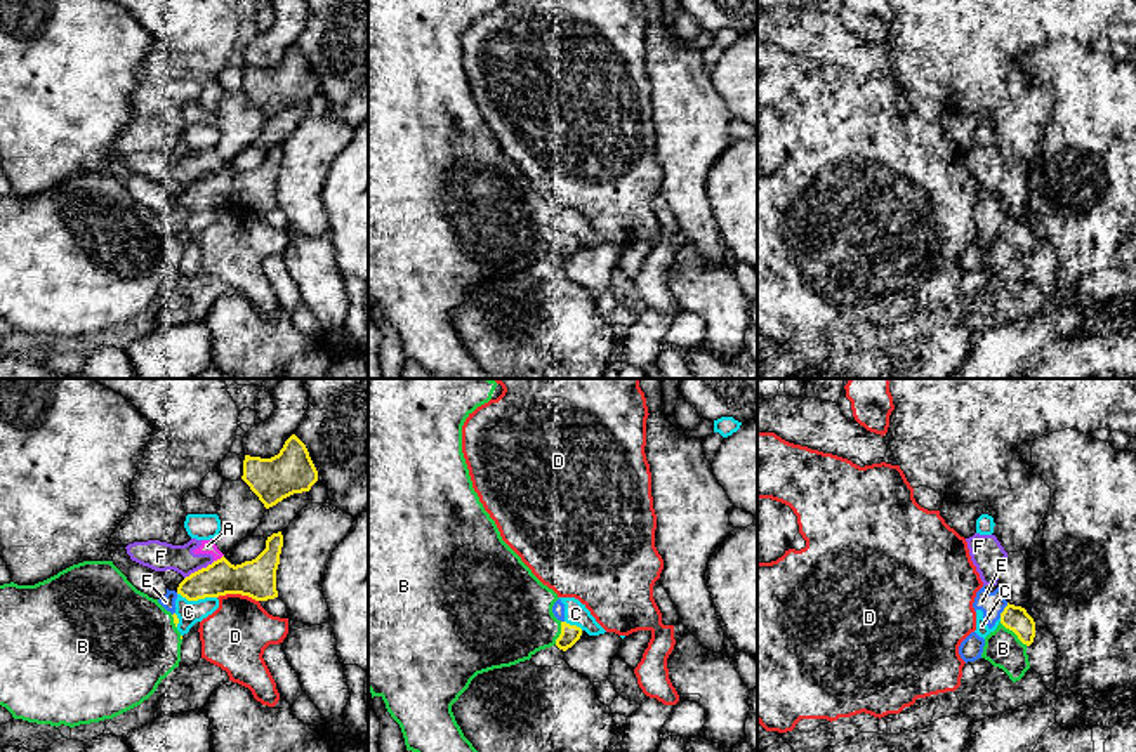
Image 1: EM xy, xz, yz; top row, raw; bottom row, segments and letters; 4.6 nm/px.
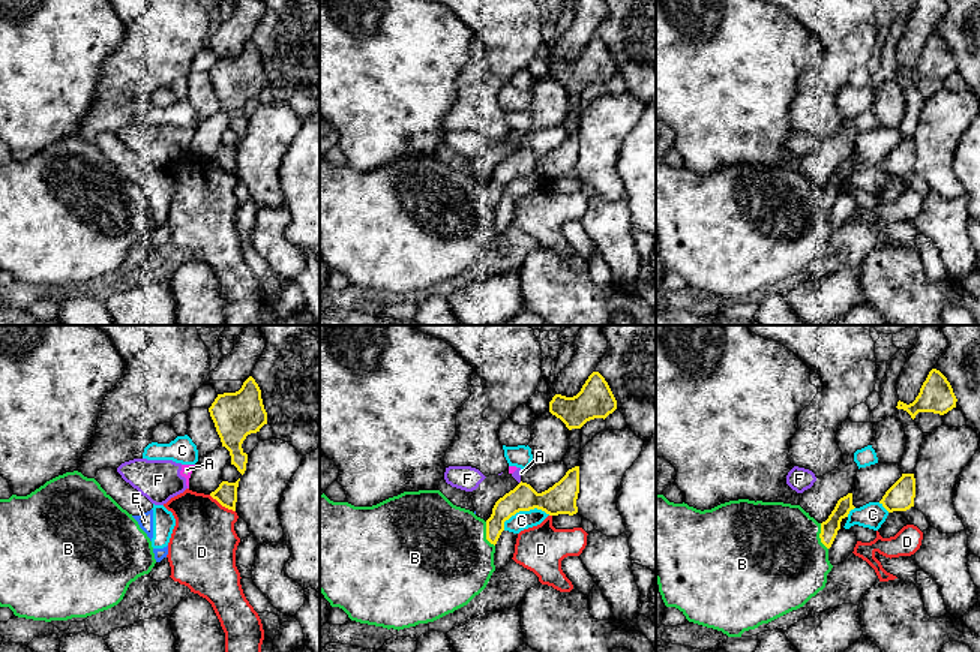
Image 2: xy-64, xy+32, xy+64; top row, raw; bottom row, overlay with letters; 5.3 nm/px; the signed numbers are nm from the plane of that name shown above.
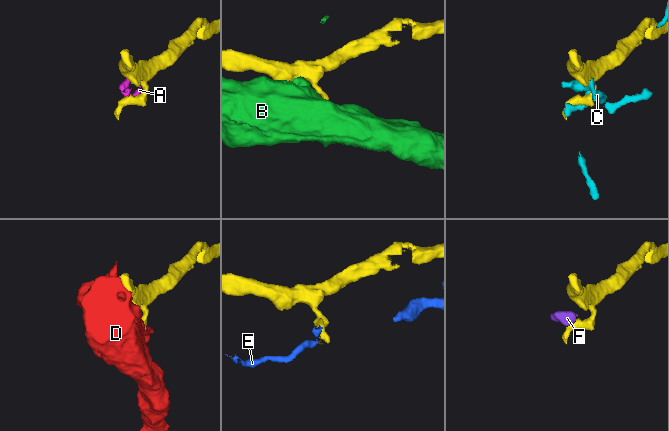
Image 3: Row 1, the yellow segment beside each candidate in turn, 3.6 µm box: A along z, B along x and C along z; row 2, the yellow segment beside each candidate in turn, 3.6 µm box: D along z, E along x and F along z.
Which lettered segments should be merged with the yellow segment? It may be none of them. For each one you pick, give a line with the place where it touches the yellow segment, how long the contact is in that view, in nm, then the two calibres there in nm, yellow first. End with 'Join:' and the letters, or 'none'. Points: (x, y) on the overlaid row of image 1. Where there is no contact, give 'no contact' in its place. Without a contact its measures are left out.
Join: none

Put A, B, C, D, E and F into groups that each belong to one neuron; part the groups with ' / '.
A F / B / C E / D

